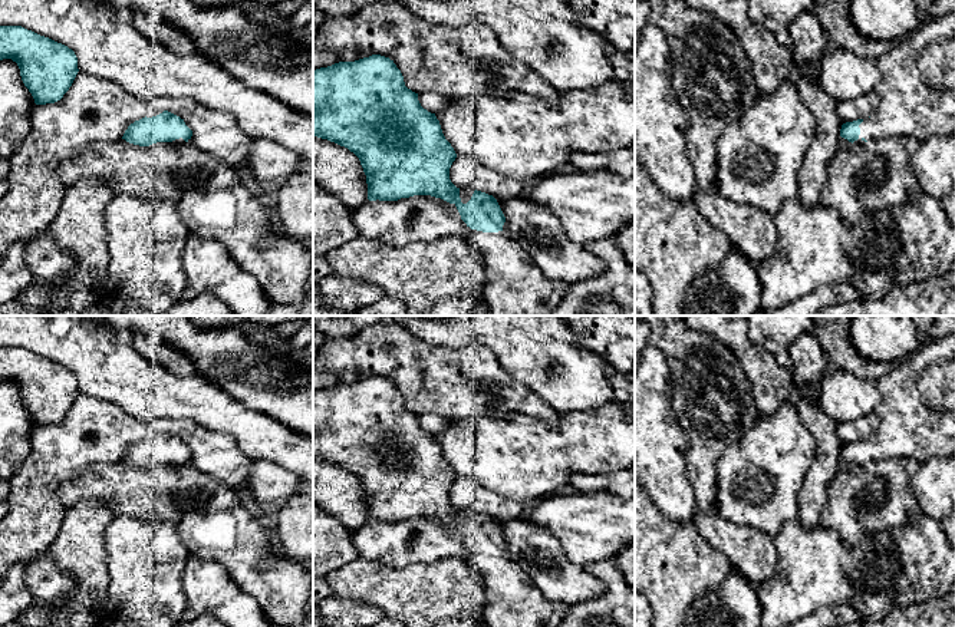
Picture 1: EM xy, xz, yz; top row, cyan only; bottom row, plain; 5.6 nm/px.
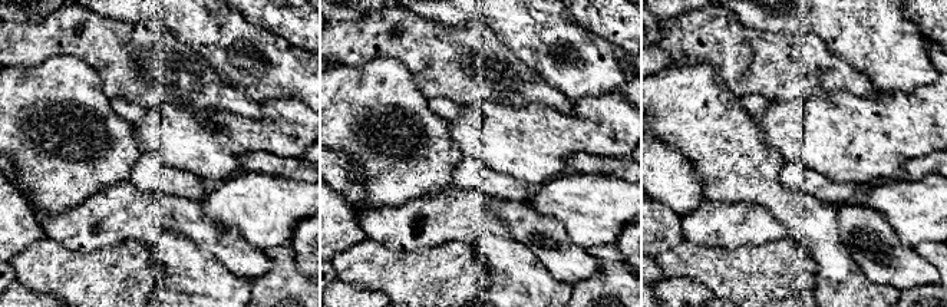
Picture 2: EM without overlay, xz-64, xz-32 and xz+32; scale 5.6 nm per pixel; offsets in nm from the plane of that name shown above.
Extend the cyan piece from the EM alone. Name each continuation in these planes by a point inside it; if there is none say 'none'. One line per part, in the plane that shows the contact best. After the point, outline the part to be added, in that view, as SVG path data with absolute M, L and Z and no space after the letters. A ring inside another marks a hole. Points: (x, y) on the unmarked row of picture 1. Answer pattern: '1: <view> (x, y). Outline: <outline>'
1: yz (916, 412). Outline: M955 334L931 339L913 354L876 380L882 400L875 413L880 418L880 426L859 446L860 456L853 465L890 458L910 458L925 463L933 458L955 456Z

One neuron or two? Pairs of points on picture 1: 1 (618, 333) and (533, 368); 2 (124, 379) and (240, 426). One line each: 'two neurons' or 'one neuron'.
1: two neurons
2: one neuron

